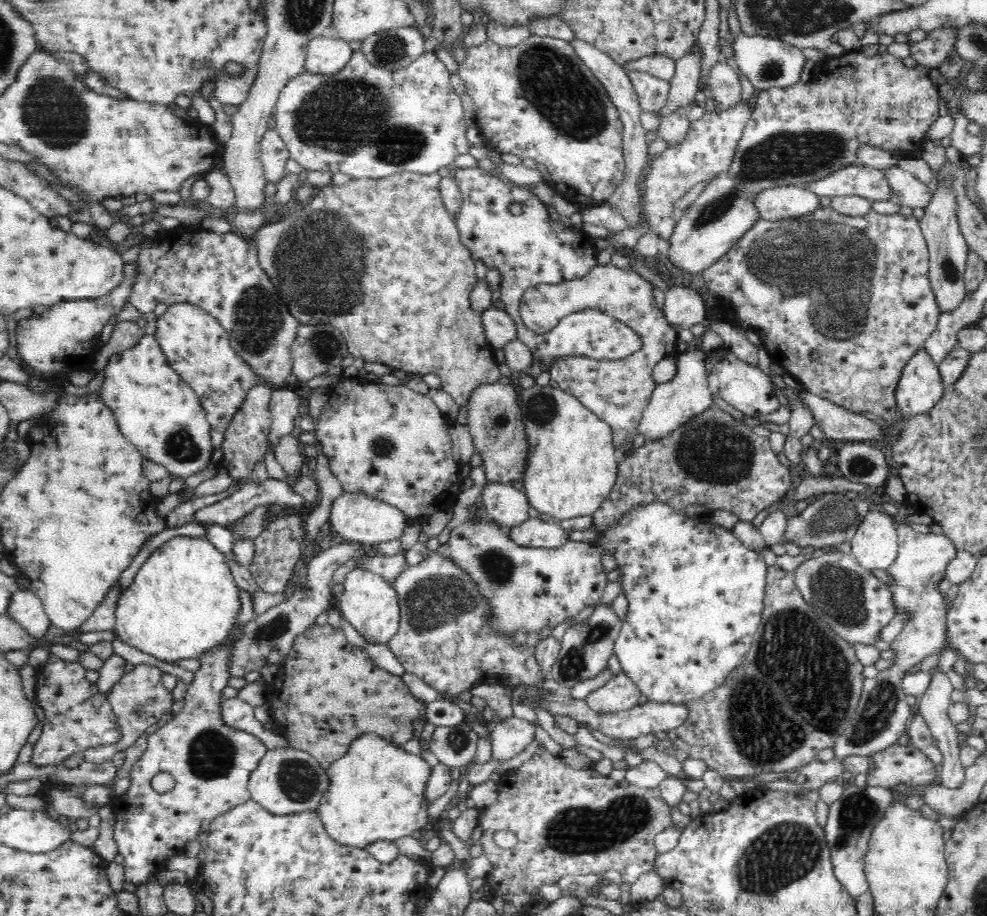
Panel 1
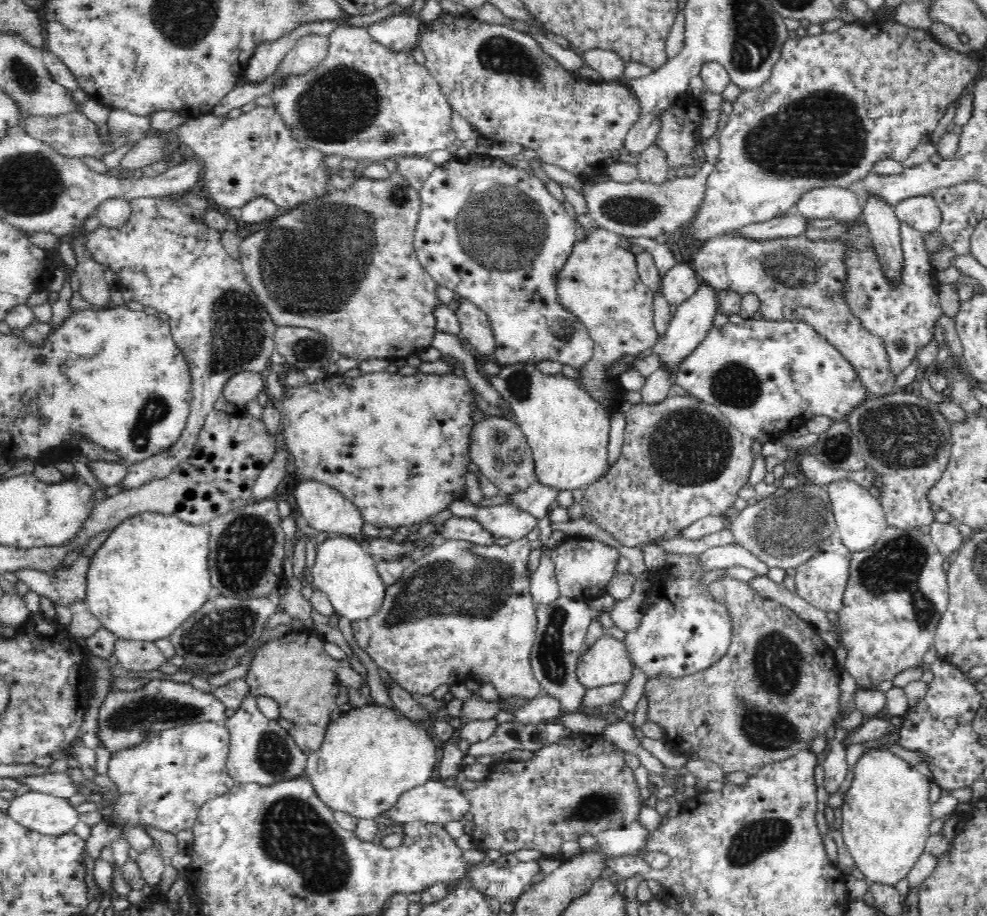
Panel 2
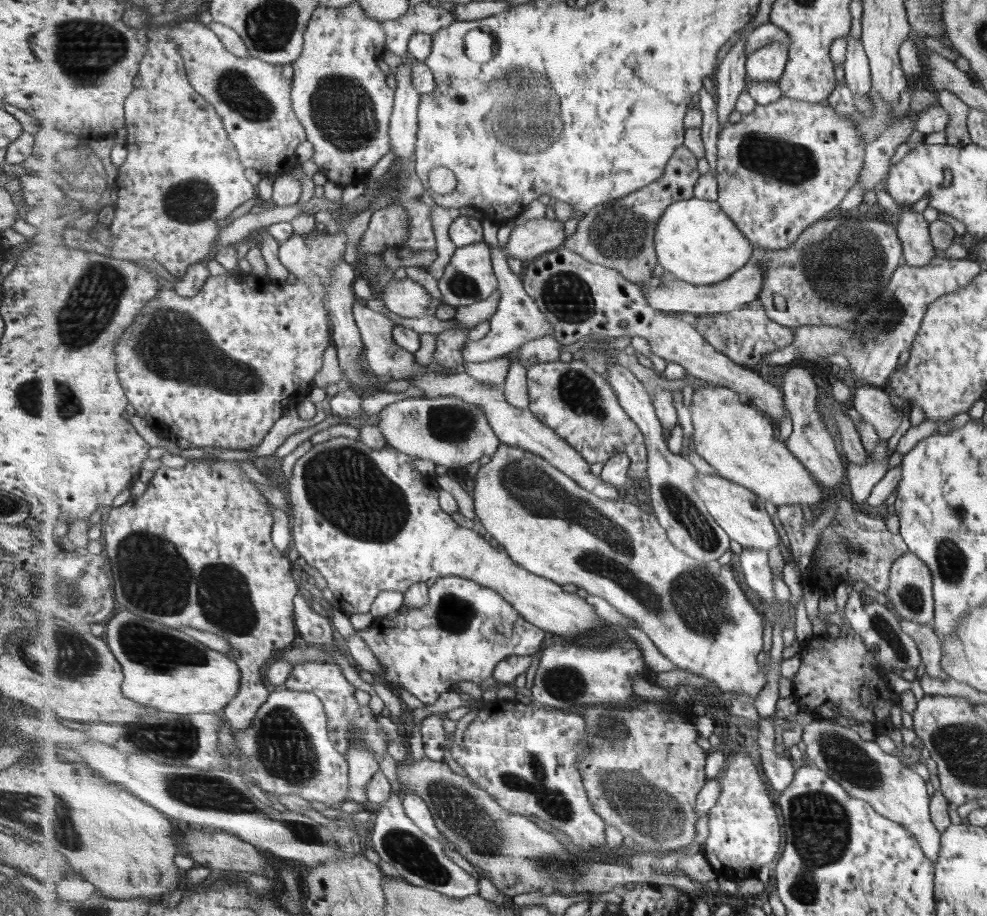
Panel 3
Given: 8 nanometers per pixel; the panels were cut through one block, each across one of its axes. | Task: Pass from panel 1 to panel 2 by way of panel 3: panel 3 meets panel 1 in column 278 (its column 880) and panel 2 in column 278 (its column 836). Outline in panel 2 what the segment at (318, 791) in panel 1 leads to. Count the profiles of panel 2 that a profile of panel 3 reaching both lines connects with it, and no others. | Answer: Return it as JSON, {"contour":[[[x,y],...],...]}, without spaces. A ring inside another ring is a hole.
{"contour":[[[251,693],[240,701],[236,712],[226,718],[225,727],[229,731],[229,751],[225,763],[229,775],[236,783],[267,785],[304,774],[307,755],[276,719],[260,713],[256,697]]]}

